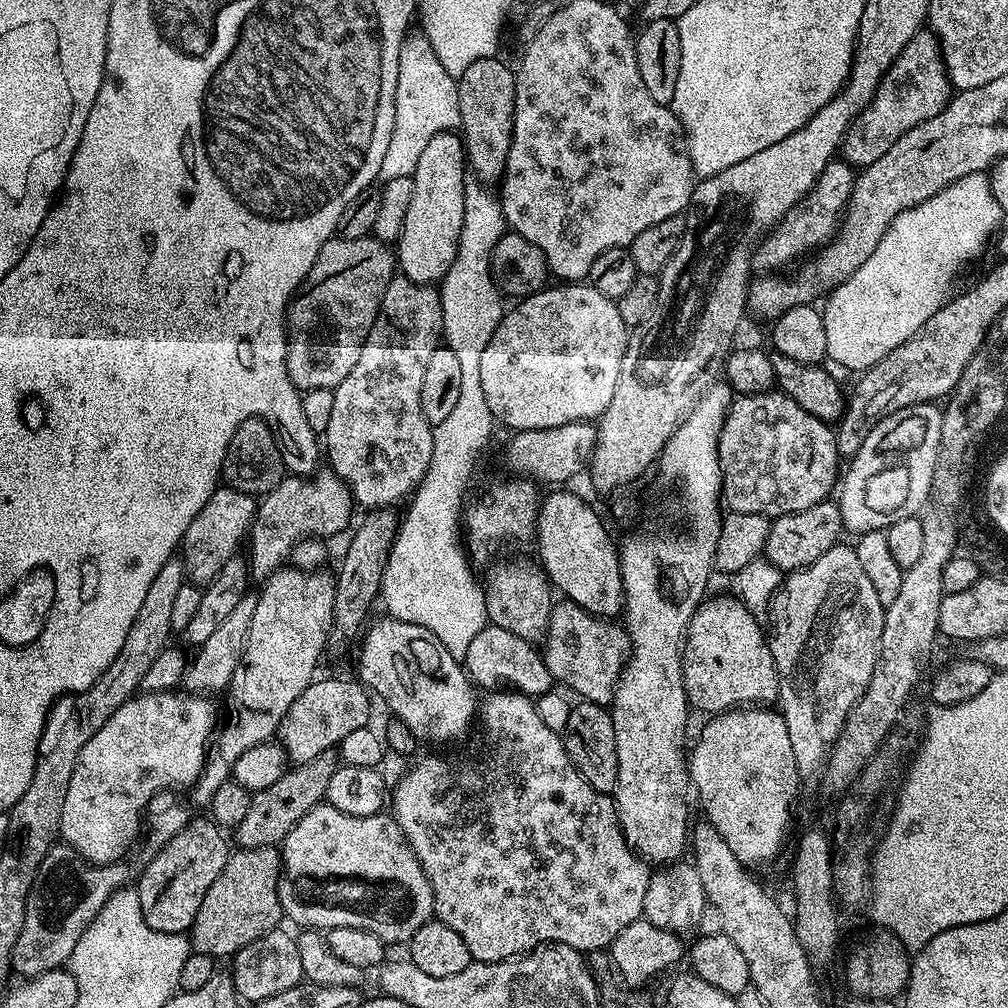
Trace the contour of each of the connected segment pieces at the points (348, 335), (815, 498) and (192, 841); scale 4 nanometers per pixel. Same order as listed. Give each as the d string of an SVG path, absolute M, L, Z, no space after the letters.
M371 234L349 240L333 238L322 246L308 277L288 305L288 373L296 388L304 392L315 388L334 390L340 385L342 378L346 378L346 374L354 370L354 362L358 362L358 354L362 354L362 346L374 326L374 318L386 294L386 286L390 286L398 268L393 249L391 252L388 248L391 247L385 241L378 240Z
M779 390L759 392L753 396L737 395L733 399L718 438L718 458L722 474L720 491L728 512L775 518L810 510L810 506L829 499L838 484L835 431L825 421L806 414L798 402Z
M192 818L170 842L155 849L153 856L156 857L145 866L140 884L135 885L146 926L159 932L187 933L191 929L198 906L202 906L202 898L206 898L206 890L214 886L214 878L222 874L222 866L228 861L230 847L224 836L227 836L225 829L215 820Z

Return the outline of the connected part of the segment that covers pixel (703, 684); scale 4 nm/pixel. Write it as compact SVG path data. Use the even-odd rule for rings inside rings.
M735 595L716 596L705 599L696 607L696 613L688 627L688 636L684 639L684 669L682 670L684 689L688 695L688 703L693 709L707 714L719 714L735 710L741 706L768 704L780 695L778 670L774 666L774 658L770 654L770 646L766 639L765 629L761 621L750 614L744 601Z

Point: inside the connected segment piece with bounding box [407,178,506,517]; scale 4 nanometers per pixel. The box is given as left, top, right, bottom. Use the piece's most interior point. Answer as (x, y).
(471, 308)

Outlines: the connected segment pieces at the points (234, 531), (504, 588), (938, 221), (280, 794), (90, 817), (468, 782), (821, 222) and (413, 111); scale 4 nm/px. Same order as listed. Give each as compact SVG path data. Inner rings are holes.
M227 486L217 487L216 492L210 494L206 506L198 510L198 518L190 522L182 541L182 563L191 583L201 586L211 584L222 566L226 566L226 562L230 562L230 558L241 551L240 543L243 545L249 535L257 503L257 497Z
M512 560L509 564L498 565L489 574L488 584L486 580L484 601L488 623L502 626L502 630L510 630L510 634L518 634L518 638L536 646L548 633L554 603L554 589L543 571L533 561L532 564L528 560Z
M982 172L958 178L958 182L934 194L934 198L898 214L886 234L882 234L882 242L874 246L874 254L854 270L851 280L832 289L832 304L823 305L827 359L859 374L882 362L890 350L898 350L949 299L952 279L987 246L988 239L990 244L1005 216L992 193L989 177Z
M329 750L318 754L318 758L310 758L310 762L289 767L288 773L274 786L255 793L250 802L250 810L246 810L246 818L234 830L237 845L240 848L261 848L267 844L279 845L327 797L330 778L338 767L338 756L335 751Z
M176 690L166 692L140 692L127 700L122 706L118 706L118 710L114 710L114 714L108 716L108 720L98 730L98 734L94 734L94 738L90 738L90 742L86 742L86 746L82 746L82 750L78 754L78 762L74 766L74 774L70 778L70 790L66 794L66 802L62 806L62 822L60 823L60 836L63 843L69 844L74 850L78 850L78 854L82 854L91 864L114 864L125 859L124 851L131 846L139 834L140 828L142 832L142 817L145 815L148 803L156 797L159 792L165 790L180 790L183 784L195 785L200 779L200 772L204 768L204 757L207 753L209 743L214 735L214 729L217 727L216 708L211 704L209 697L204 694L183 694Z
M496 690L485 695L478 708L478 727L471 737L472 745L461 756L424 756L390 792L390 815L398 822L406 842L414 850L422 870L432 887L432 910L435 919L462 934L466 950L470 950L473 961L493 964L503 960L519 958L525 952L539 948L542 944L565 944L577 948L579 952L591 954L599 948L607 949L630 926L630 922L641 919L646 902L646 886L650 875L647 860L636 855L628 845L624 831L620 828L620 815L616 812L616 802L611 795L594 790L586 778L570 762L564 749L561 733L550 730L538 715L533 697L515 690Z
M833 158L822 170L815 186L808 191L802 203L793 208L771 232L759 241L758 247L752 254L752 267L760 274L776 274L779 268L787 266L791 260L799 258L803 252L811 253L819 250L835 237L844 209L848 207L848 199L856 185L858 172L847 160Z
M423 30L409 31L398 50L398 86L394 98L394 130L390 134L390 146L386 146L386 158L382 158L379 179L411 176L422 158L422 150L434 134L450 132L460 127L457 77L446 74L434 46Z

